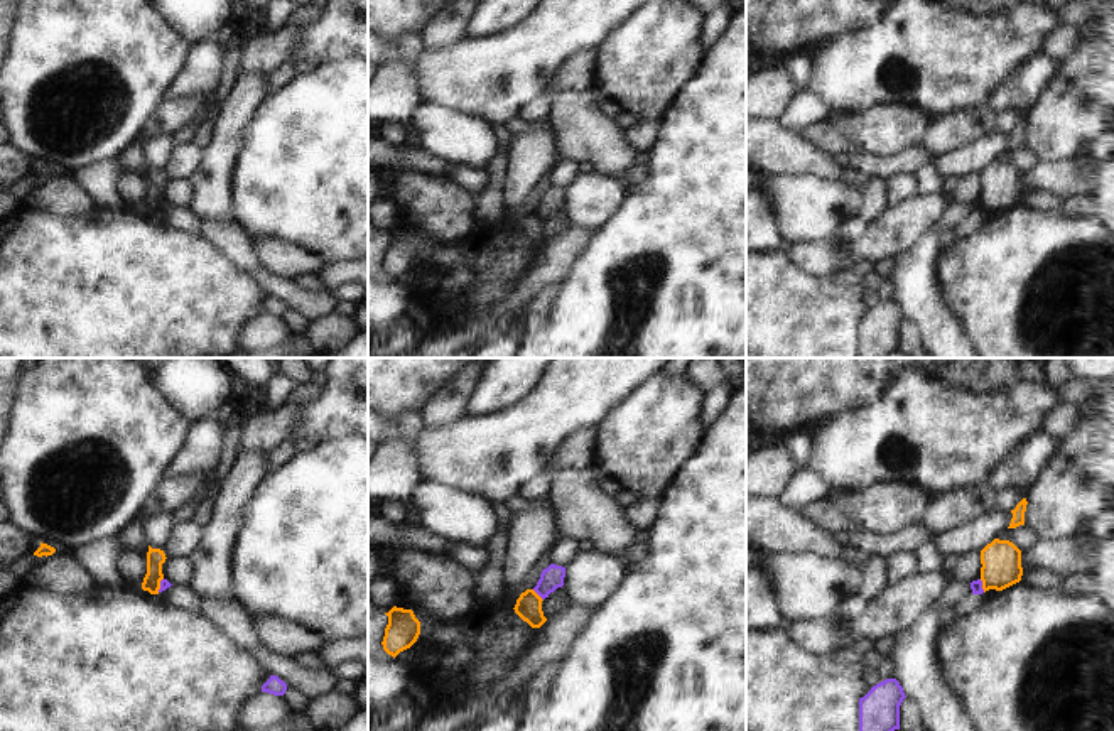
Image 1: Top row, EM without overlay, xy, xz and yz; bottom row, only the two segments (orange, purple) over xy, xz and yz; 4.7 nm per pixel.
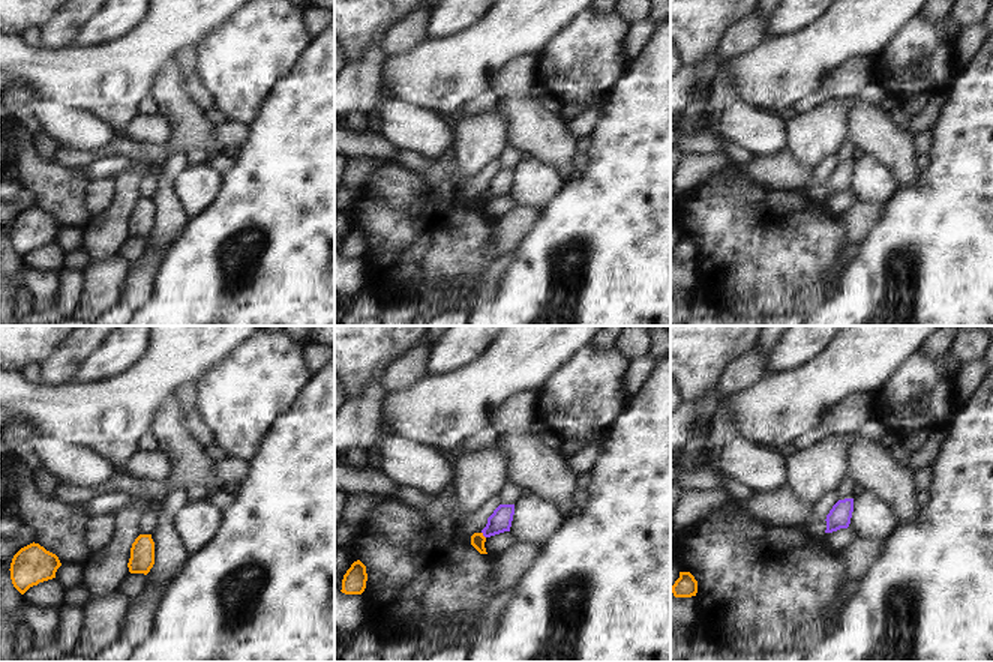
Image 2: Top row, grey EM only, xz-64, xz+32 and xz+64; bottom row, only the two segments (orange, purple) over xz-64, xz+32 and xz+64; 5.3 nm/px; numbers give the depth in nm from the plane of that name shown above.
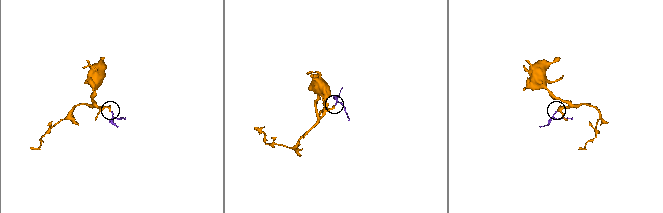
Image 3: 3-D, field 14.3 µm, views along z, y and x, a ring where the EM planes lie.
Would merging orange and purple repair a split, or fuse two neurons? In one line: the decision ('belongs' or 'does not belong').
does not belong

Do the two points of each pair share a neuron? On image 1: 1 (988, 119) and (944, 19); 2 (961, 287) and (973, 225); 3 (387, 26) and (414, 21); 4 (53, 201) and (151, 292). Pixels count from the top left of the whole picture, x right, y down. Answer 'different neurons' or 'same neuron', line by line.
1: different neurons
2: different neurons
3: same neuron
4: different neurons

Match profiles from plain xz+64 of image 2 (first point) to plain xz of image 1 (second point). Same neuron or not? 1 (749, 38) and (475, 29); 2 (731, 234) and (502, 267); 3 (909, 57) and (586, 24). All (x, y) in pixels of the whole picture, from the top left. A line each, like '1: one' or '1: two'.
1: two
2: one
3: two

